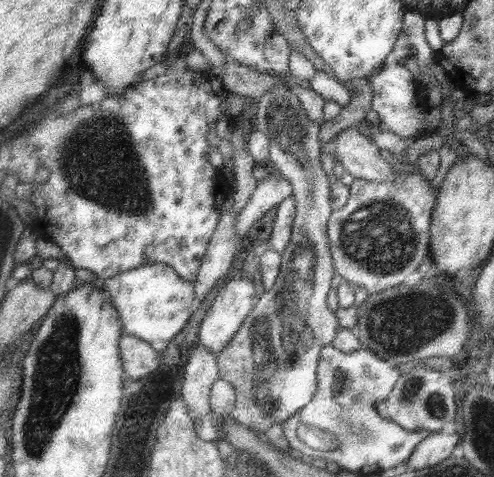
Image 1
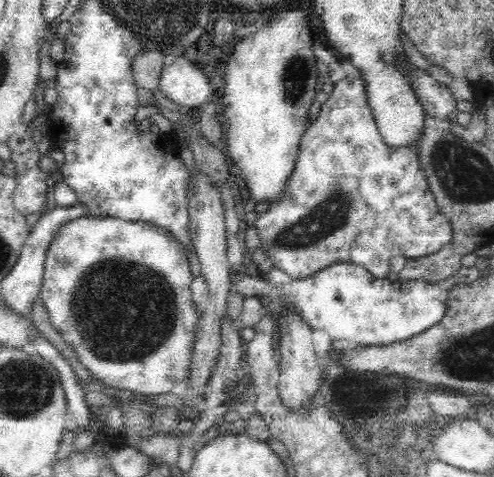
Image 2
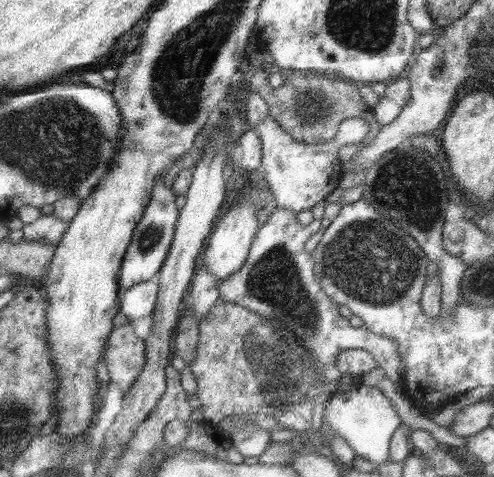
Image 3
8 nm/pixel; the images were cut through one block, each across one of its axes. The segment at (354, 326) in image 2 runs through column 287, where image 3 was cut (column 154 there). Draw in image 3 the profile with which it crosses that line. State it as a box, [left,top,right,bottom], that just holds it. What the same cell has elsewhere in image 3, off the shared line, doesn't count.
[113,274,159,340]

